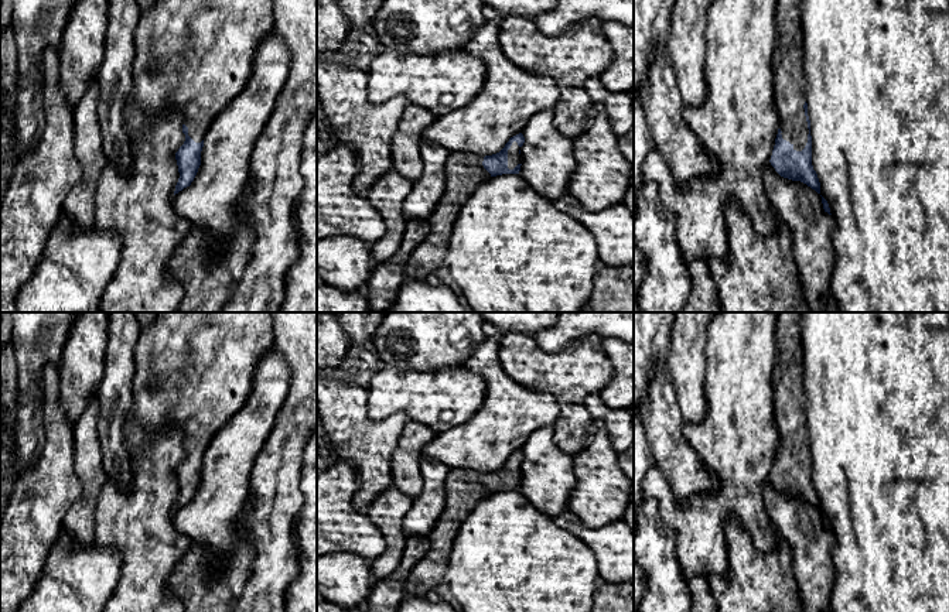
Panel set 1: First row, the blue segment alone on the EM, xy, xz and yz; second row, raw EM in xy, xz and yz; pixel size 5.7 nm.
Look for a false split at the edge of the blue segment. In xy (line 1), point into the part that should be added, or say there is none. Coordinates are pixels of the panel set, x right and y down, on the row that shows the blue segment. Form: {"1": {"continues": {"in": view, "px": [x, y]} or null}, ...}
{"1": {"continues": {"in": "xy", "px": [193, 57]}}}

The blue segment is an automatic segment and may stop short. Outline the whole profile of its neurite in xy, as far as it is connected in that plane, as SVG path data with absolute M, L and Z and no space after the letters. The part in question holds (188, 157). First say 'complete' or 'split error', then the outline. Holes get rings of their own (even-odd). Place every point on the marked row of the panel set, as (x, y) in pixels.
split error; M154 0L154 4L141 11L139 25L134 33L134 89L132 93L133 103L137 106L139 112L144 116L144 123L147 126L154 126L168 114L180 114L182 117L182 133L185 134L184 144L175 153L175 160L178 165L180 178L175 185L174 195L190 187L194 181L198 168L201 165L201 151L204 147L204 139L215 120L215 117L229 105L249 83L252 75L252 65L256 49L266 40L266 37L273 31L273 0Z

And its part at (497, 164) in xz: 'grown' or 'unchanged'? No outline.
grown

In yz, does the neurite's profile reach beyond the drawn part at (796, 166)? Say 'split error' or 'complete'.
split error

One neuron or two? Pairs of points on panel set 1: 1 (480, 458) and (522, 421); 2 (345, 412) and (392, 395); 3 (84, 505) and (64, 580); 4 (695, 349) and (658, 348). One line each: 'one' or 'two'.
1: one
2: two
3: one
4: two

